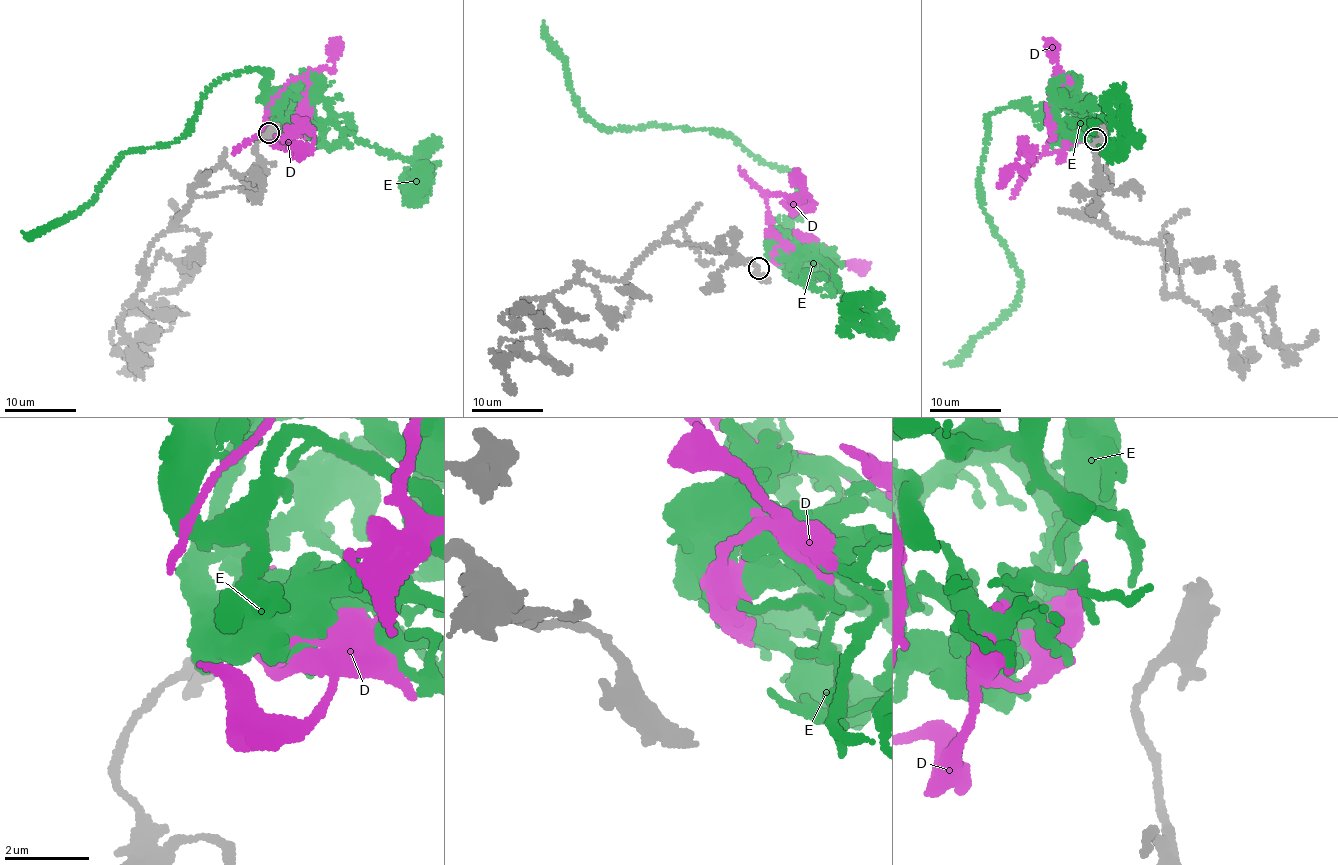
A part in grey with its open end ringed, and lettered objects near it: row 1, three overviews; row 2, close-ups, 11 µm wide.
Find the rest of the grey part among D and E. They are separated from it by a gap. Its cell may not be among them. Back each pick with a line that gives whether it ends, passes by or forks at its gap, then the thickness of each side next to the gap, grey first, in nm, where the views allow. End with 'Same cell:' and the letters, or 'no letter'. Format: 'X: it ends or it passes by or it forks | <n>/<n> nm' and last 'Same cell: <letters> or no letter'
D: it passes by | 260/500 nm
Same cell: D

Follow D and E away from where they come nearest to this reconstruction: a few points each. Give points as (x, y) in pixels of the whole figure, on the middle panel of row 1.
D: (773, 262), (784, 242), (769, 217), (776, 229), (821, 248), (830, 259), (858, 269), (869, 264)
E: (771, 260), (784, 219), (794, 212), (793, 174), (728, 134), (602, 128), (580, 108), (563, 55), (542, 21)

